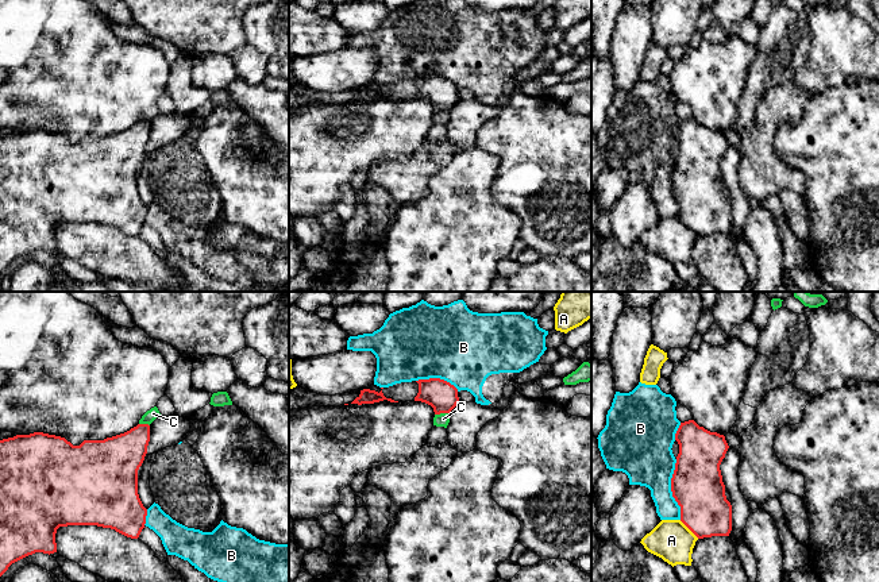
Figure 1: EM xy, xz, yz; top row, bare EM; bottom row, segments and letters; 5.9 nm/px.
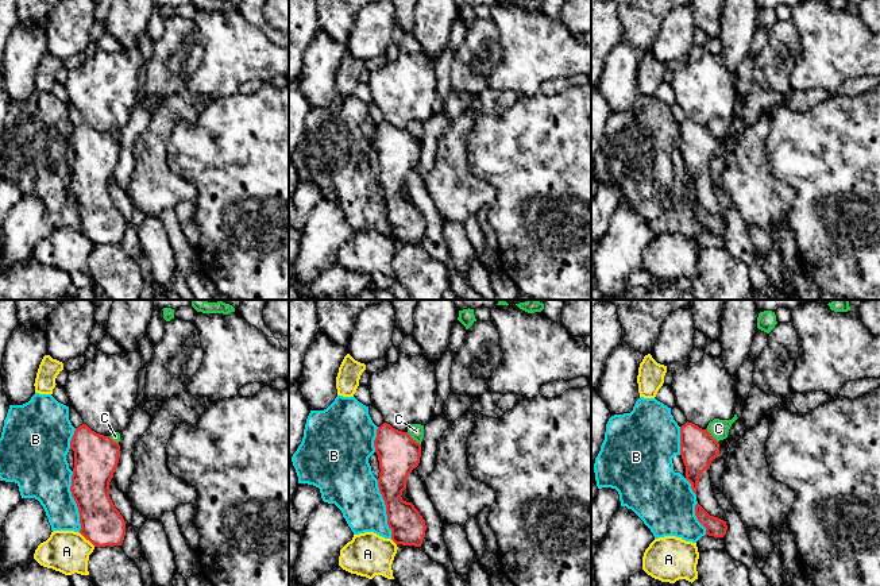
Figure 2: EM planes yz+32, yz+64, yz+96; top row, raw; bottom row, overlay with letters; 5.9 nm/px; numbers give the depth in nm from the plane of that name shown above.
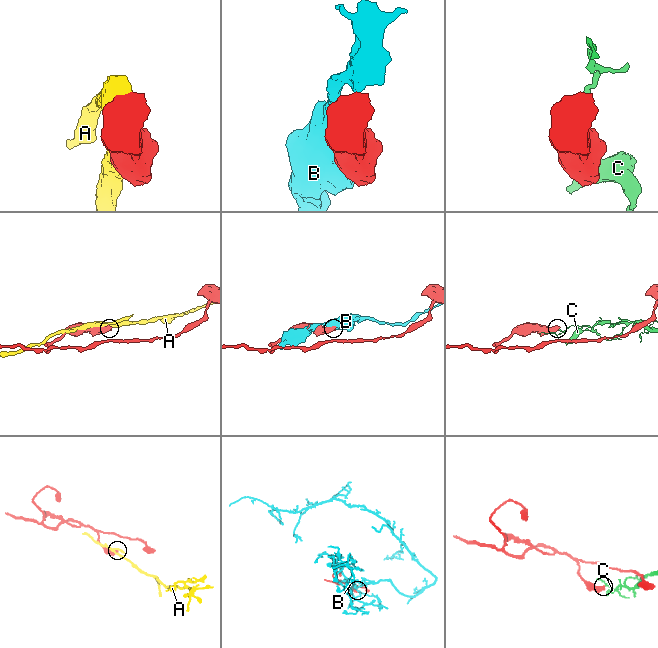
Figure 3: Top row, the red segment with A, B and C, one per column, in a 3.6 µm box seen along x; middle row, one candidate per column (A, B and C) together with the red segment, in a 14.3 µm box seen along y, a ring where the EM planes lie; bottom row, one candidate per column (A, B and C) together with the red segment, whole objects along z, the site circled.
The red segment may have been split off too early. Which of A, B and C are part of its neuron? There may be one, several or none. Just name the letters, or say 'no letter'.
no letter

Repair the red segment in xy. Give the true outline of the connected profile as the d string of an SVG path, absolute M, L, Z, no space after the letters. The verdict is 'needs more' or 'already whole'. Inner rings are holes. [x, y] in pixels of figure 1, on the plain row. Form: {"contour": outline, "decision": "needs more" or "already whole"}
{"contour": "M138 122L104 138L84 138L80 143L43 130L0 138L0 274L12 261L28 253L57 250L55 231L59 224L97 223L138 236L147 213L138 192L138 167L147 151L149 139L149 122Z", "decision": "already whole"}

